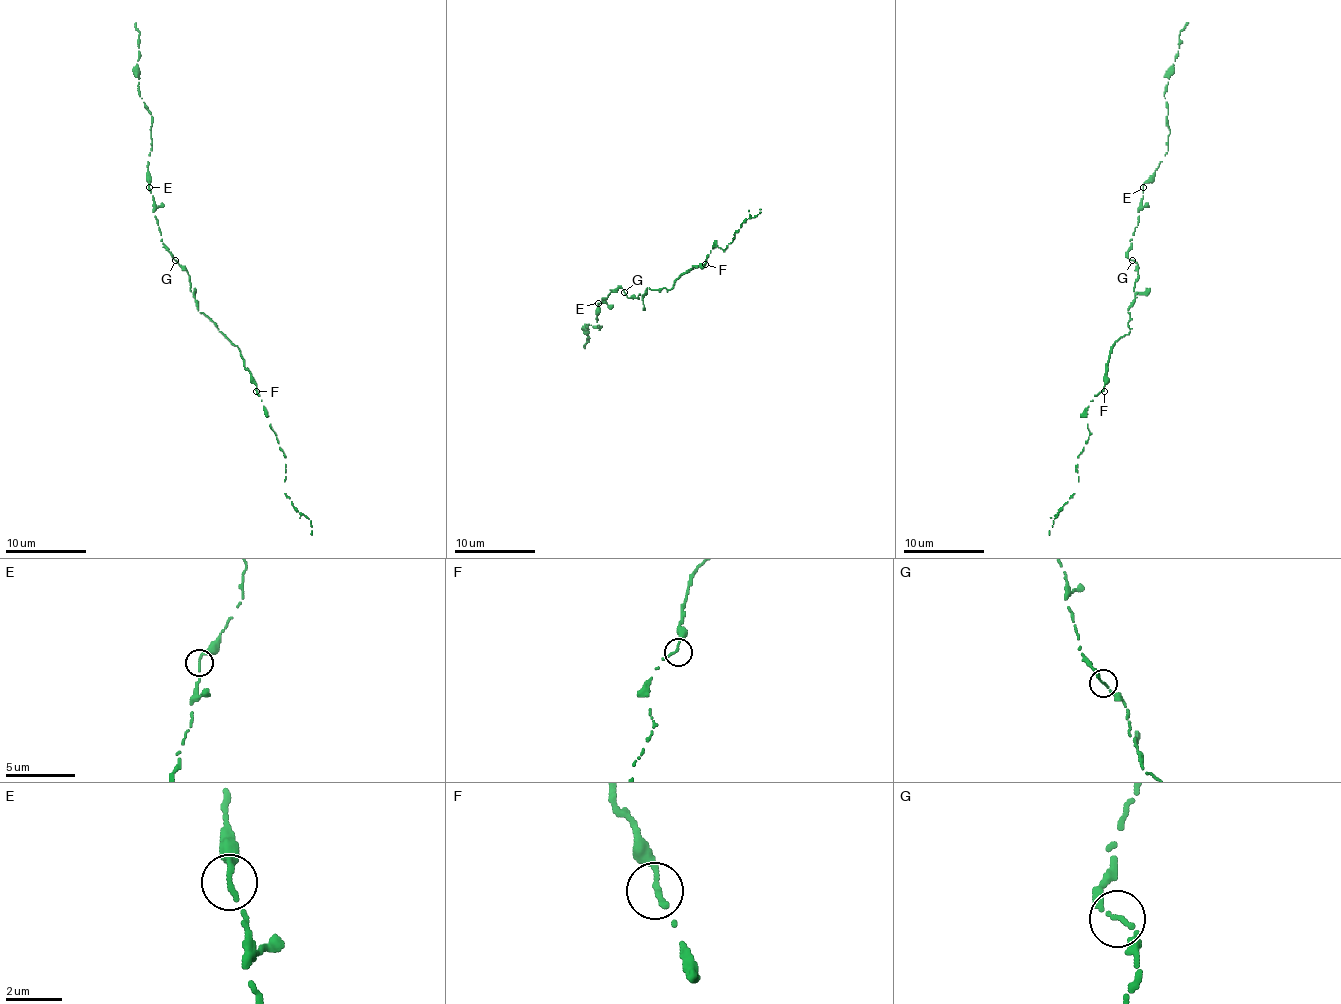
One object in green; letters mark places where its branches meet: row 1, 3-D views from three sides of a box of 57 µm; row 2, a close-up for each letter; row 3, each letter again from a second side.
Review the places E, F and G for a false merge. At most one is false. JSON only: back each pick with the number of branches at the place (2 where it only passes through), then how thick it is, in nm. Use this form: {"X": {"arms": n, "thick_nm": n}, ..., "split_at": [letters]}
{"split_at": []}

